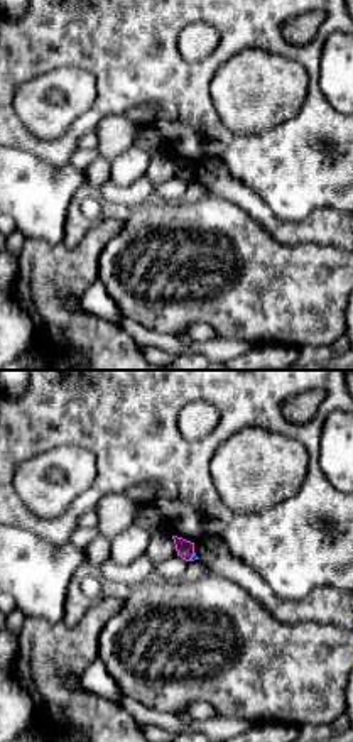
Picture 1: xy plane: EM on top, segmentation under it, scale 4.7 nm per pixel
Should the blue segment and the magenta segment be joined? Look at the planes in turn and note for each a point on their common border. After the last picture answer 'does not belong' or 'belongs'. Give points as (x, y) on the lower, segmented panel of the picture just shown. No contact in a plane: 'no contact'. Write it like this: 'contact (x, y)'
contact (193, 556)

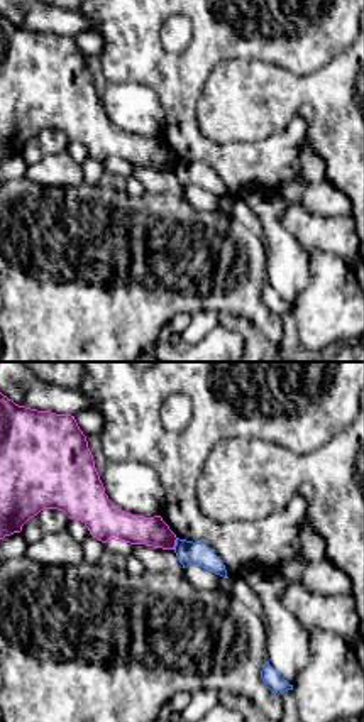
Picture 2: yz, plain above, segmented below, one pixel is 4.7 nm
contact (176, 543)

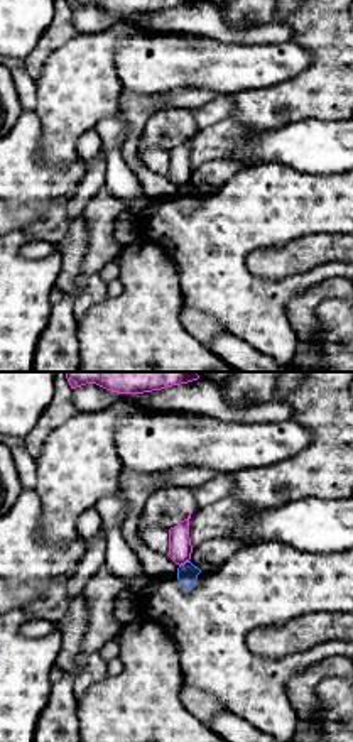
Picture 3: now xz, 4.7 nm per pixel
contact (184, 563)

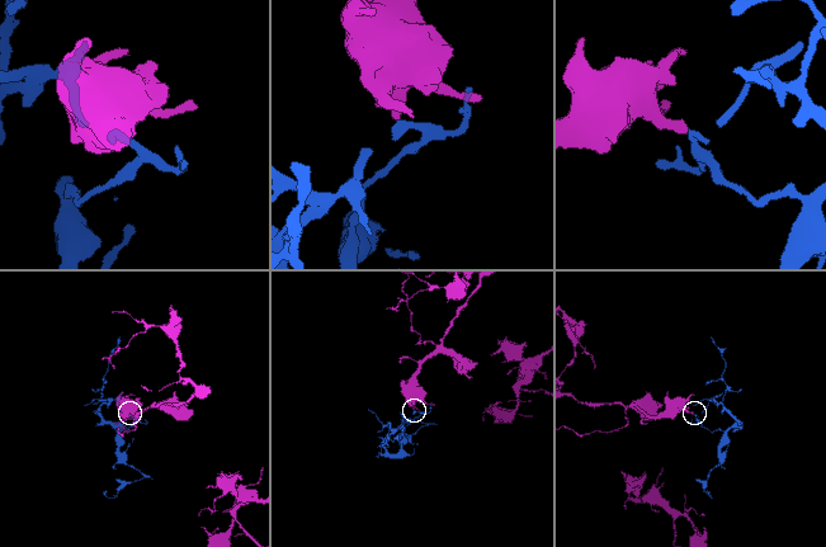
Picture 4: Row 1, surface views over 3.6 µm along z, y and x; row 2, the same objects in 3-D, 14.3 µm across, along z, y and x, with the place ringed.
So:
does not belong

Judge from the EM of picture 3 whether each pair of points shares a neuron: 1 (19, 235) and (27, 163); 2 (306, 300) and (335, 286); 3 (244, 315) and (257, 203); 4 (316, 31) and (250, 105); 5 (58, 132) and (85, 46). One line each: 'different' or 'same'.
1: same
2: same
3: same
4: same
5: same

